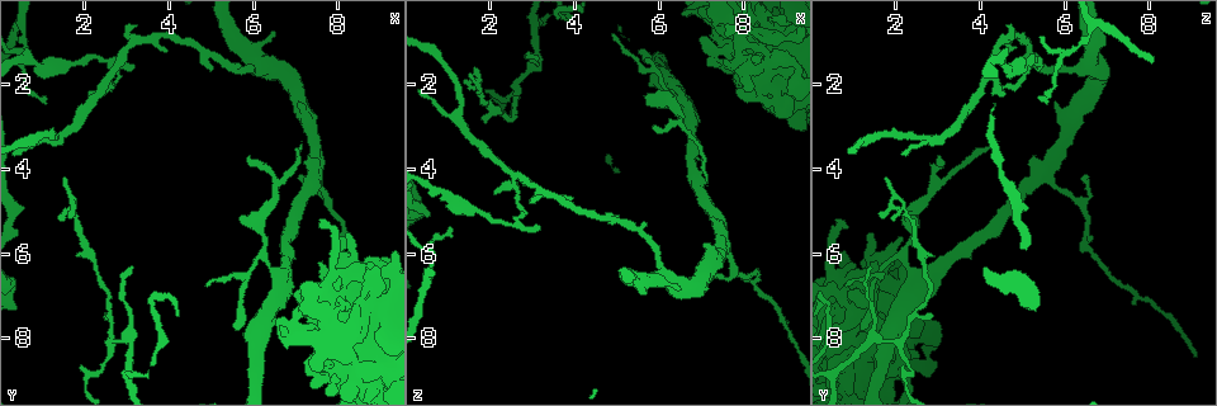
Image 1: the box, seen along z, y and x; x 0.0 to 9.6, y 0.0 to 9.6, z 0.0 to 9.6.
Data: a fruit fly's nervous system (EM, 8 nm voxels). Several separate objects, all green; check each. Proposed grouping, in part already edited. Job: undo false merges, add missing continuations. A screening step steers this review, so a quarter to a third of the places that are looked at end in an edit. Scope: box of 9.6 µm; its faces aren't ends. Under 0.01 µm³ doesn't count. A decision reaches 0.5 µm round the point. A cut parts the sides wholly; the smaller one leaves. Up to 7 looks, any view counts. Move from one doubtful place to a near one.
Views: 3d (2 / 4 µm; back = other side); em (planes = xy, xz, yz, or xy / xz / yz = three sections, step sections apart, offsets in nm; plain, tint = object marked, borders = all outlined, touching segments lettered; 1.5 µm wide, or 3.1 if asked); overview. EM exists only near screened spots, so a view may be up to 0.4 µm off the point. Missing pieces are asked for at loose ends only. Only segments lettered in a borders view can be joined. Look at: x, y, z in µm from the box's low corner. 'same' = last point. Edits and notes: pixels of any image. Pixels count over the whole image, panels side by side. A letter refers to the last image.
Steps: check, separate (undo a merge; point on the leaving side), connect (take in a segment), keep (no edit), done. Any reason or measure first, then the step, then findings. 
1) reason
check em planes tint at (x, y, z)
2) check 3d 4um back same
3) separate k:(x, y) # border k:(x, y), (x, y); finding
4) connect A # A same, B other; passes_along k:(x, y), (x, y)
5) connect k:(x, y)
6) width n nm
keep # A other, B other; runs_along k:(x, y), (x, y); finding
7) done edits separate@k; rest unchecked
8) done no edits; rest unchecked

thick turns thin
check em planes borders at (2.65, 1.50, 5.25)

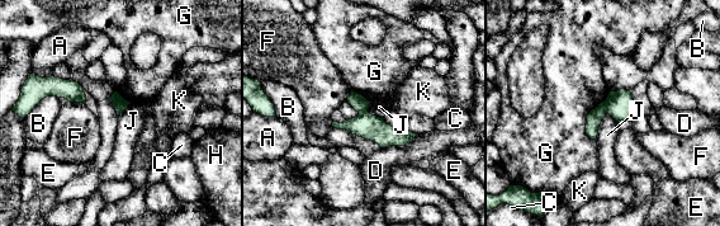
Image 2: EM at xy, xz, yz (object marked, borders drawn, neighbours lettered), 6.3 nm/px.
separate 2:(620, 104) # A other, B other, C other, D other, E other, F other, G other, H other, J other, K other; part_leaving 2:(340, 126), (410, 136); two cells meet here

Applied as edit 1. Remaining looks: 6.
stops while still wide
check em yz step 8 tint at (7.50, 6.20, 1.40)

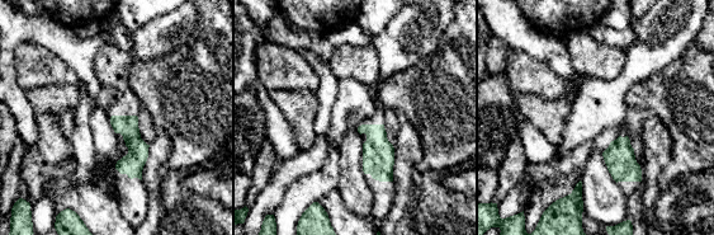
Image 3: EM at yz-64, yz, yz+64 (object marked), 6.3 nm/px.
another direction
check em planes borders same

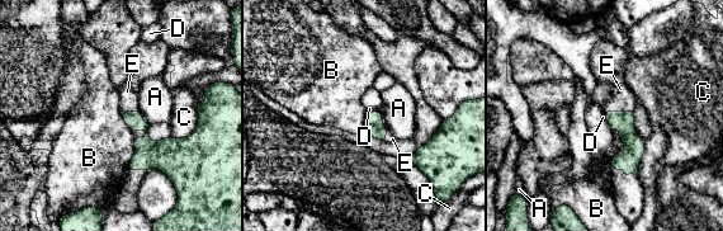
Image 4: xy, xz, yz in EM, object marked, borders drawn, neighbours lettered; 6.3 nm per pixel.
connect E # A other, B other, C other, D other, E same; it goes on there

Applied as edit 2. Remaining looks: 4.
see it whole again
check overview

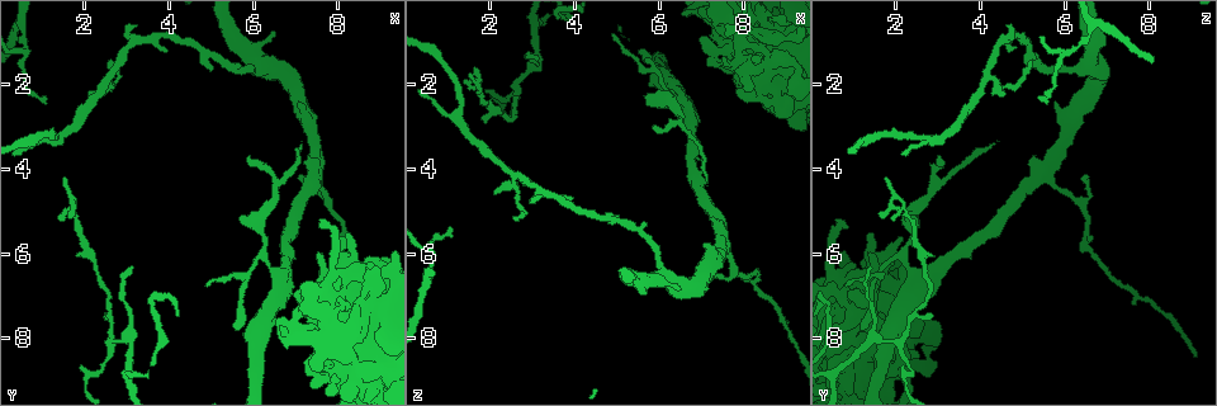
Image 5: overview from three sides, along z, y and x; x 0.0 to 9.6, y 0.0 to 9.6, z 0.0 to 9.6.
branch point
check em planes borders at (7.70, 4.75, 6.40)

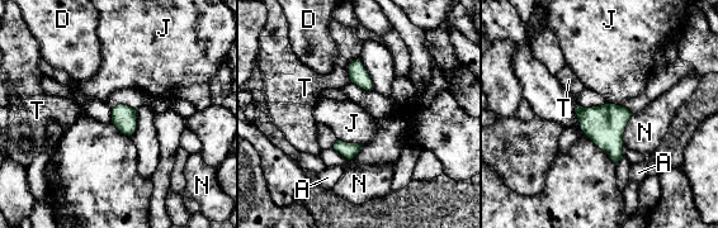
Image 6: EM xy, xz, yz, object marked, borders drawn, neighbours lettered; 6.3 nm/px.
keep # A other, D other, J other, N other, T other; border 6:(338, 138), (358, 142), (363, 147); all the same cell

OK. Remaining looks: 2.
done edits separate@2, connect@4; rest unchecked

